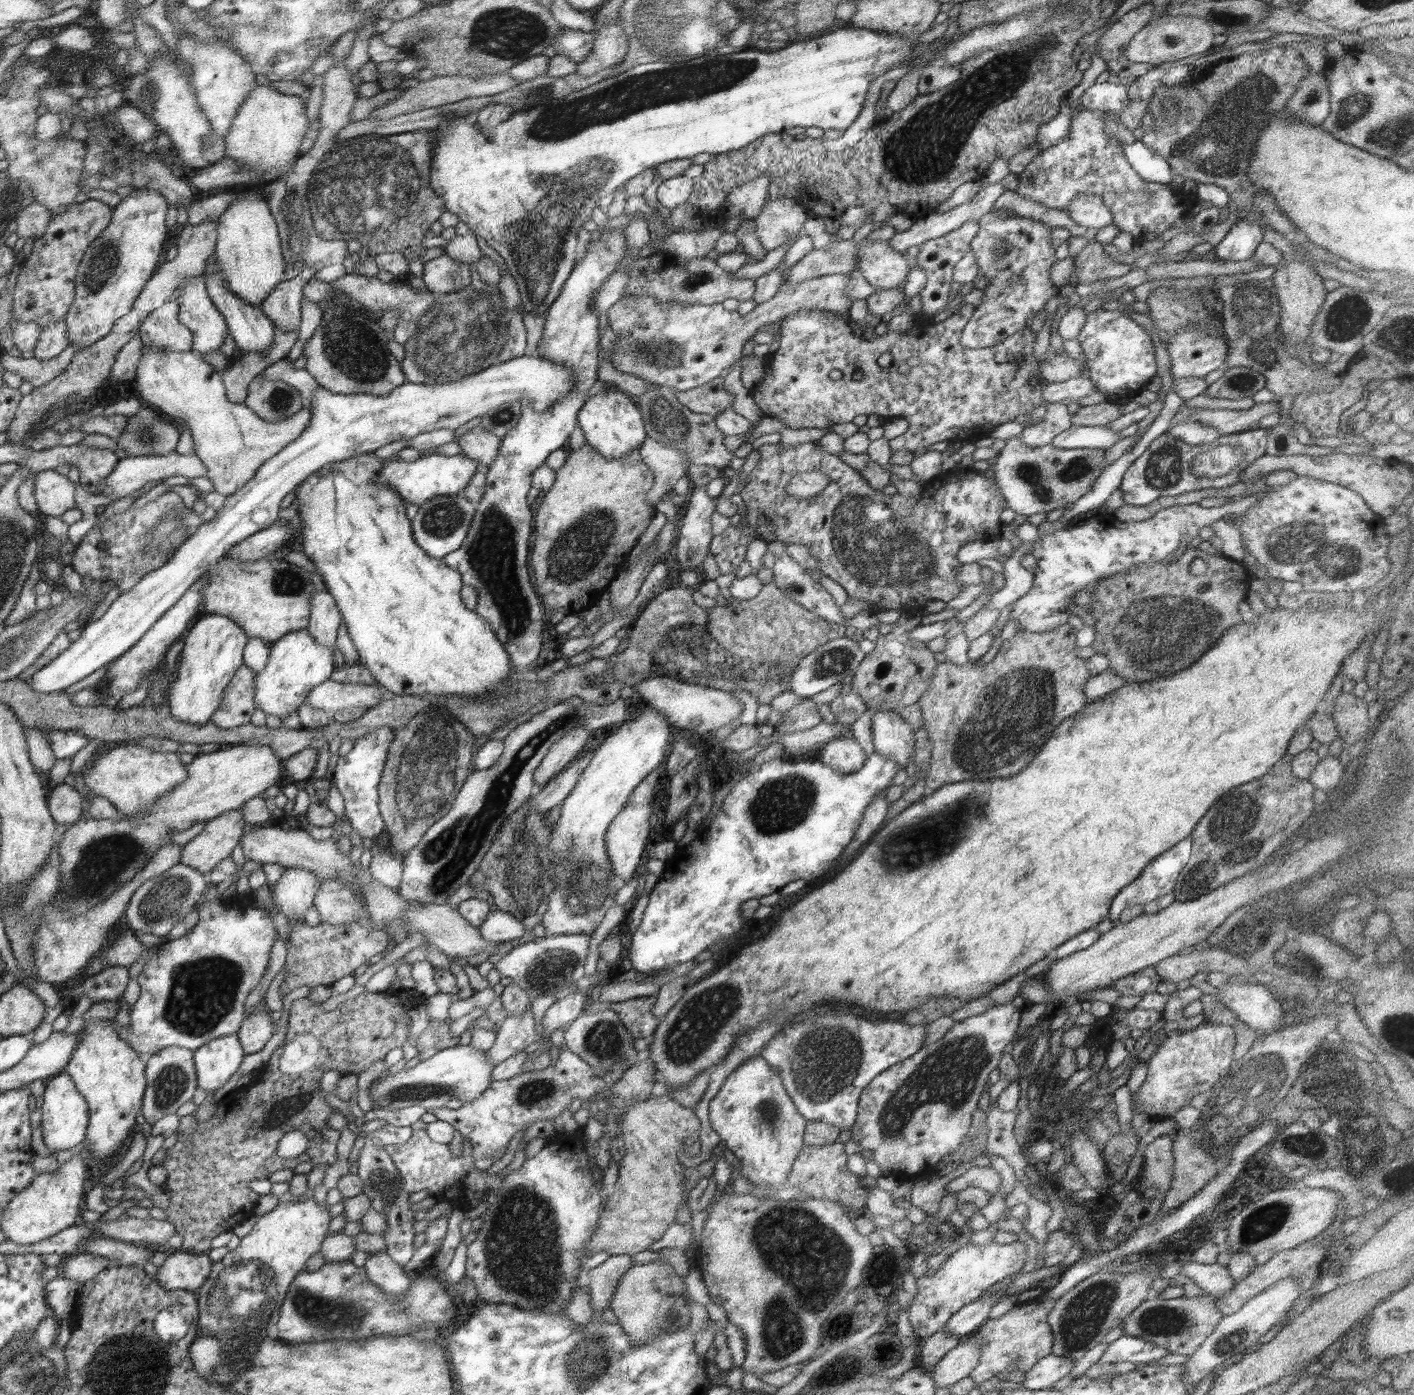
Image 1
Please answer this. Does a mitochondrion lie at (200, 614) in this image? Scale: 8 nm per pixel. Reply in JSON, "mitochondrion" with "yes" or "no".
{"mitochondrion":"no"}

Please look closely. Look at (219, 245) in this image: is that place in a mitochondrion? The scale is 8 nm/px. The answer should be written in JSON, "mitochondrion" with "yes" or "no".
{"mitochondrion":"no"}

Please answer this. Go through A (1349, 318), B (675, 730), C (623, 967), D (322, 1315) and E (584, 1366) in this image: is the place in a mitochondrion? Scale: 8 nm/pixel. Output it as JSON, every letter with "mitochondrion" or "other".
{"A":"mitochondrion","B":"other","C":"other","D":"mitochondrion","E":"mitochondrion"}

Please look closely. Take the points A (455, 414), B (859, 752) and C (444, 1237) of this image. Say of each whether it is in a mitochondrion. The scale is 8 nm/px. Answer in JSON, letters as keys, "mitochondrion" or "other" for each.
{"A":"mitochondrion","B":"other","C":"other"}

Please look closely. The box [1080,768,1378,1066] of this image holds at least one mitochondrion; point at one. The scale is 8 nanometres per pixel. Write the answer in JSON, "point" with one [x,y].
{"point":[1237,830]}

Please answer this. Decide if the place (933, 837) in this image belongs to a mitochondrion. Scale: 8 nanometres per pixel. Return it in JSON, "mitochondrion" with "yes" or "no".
{"mitochondrion":"yes"}

